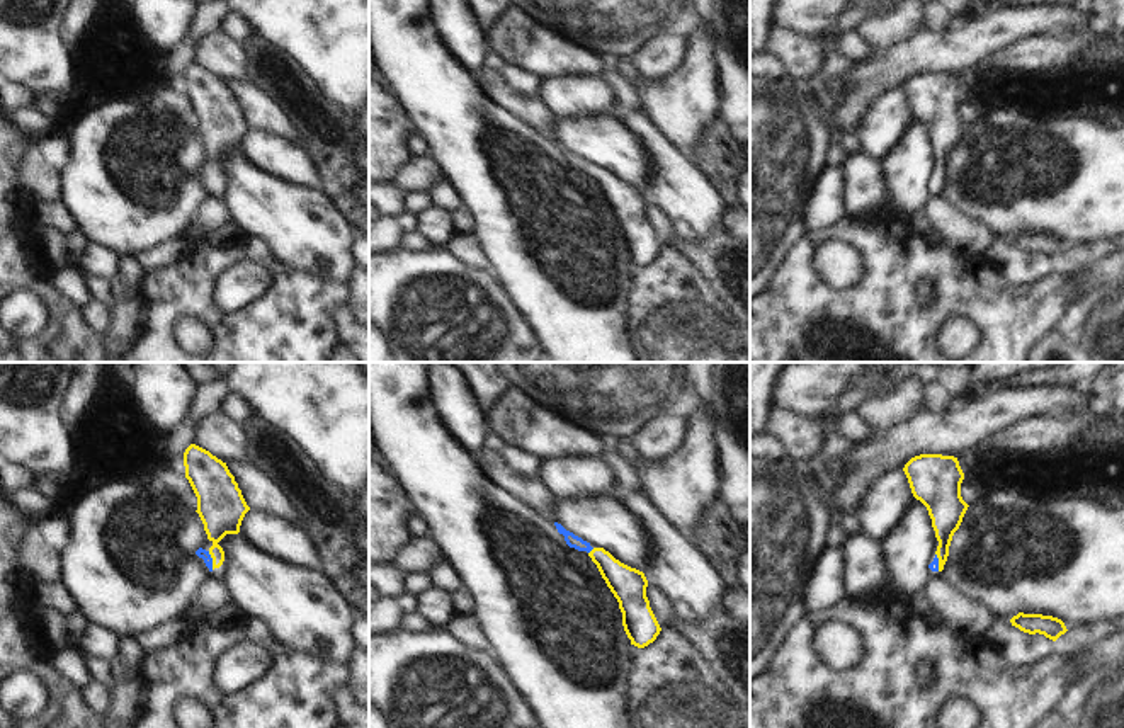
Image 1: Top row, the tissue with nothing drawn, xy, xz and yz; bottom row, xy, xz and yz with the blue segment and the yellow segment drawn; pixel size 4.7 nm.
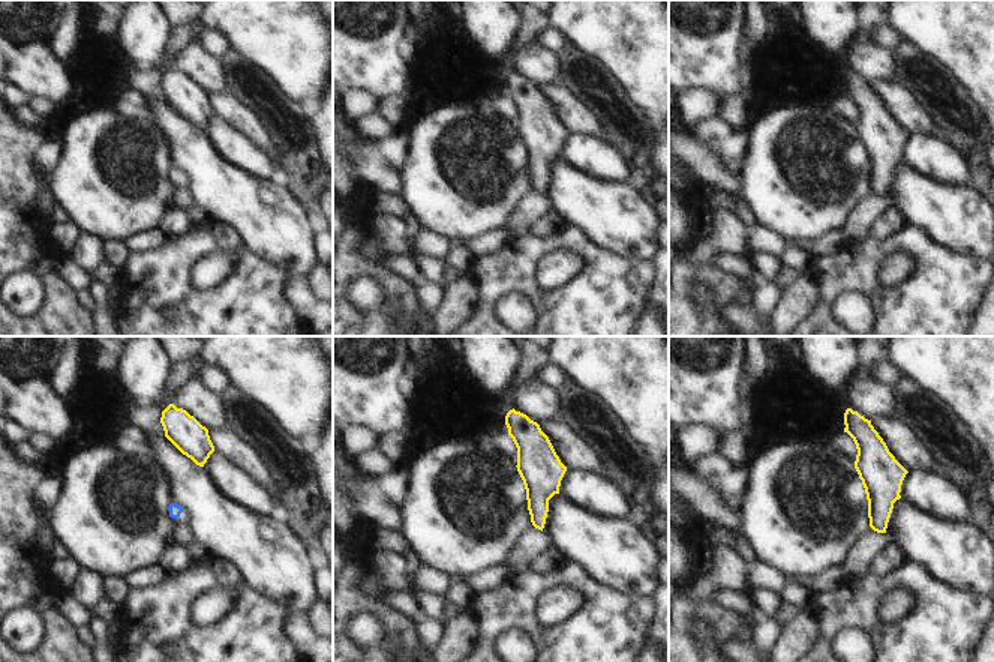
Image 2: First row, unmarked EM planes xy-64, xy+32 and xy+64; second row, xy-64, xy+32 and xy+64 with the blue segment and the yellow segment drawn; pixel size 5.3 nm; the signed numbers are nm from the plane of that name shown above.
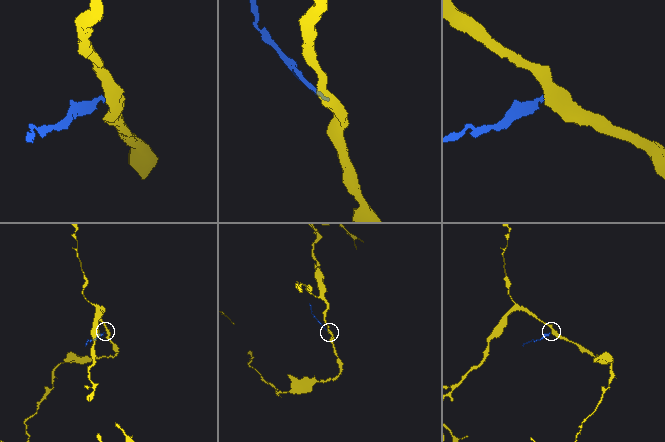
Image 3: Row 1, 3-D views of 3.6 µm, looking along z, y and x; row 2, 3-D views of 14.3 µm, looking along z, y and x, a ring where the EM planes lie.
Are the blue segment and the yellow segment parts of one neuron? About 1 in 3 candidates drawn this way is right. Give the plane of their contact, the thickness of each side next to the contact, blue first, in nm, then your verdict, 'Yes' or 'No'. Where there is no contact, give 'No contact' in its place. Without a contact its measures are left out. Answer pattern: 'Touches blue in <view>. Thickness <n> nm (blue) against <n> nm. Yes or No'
Touches blue in xy. Thickness 50 nm (blue) against 220 nm. Yes

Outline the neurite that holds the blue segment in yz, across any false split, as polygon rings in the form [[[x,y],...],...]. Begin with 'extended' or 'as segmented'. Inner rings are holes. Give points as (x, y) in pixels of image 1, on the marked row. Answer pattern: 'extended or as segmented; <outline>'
extended; [[[942,454],[915,456],[905,464],[903,471],[913,497],[927,507],[939,541],[935,558],[928,568],[942,572],[952,536],[969,507],[961,497],[964,473],[957,458]]]

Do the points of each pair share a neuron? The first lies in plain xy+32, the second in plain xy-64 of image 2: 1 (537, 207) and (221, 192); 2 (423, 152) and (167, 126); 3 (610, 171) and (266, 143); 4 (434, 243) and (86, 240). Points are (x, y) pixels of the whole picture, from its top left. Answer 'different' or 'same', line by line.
1: different
2: different
3: different
4: same

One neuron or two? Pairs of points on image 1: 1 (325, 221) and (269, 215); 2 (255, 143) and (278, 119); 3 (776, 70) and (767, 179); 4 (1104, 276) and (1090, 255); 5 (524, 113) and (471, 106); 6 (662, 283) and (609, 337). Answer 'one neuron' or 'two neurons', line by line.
1: one neuron
2: two neurons
3: one neuron
4: two neurons
5: two neurons
6: two neurons

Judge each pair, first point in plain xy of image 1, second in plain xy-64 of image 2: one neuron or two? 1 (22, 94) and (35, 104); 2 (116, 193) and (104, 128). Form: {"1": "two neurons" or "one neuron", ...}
{"1": "two neurons", "2": "one neuron"}

